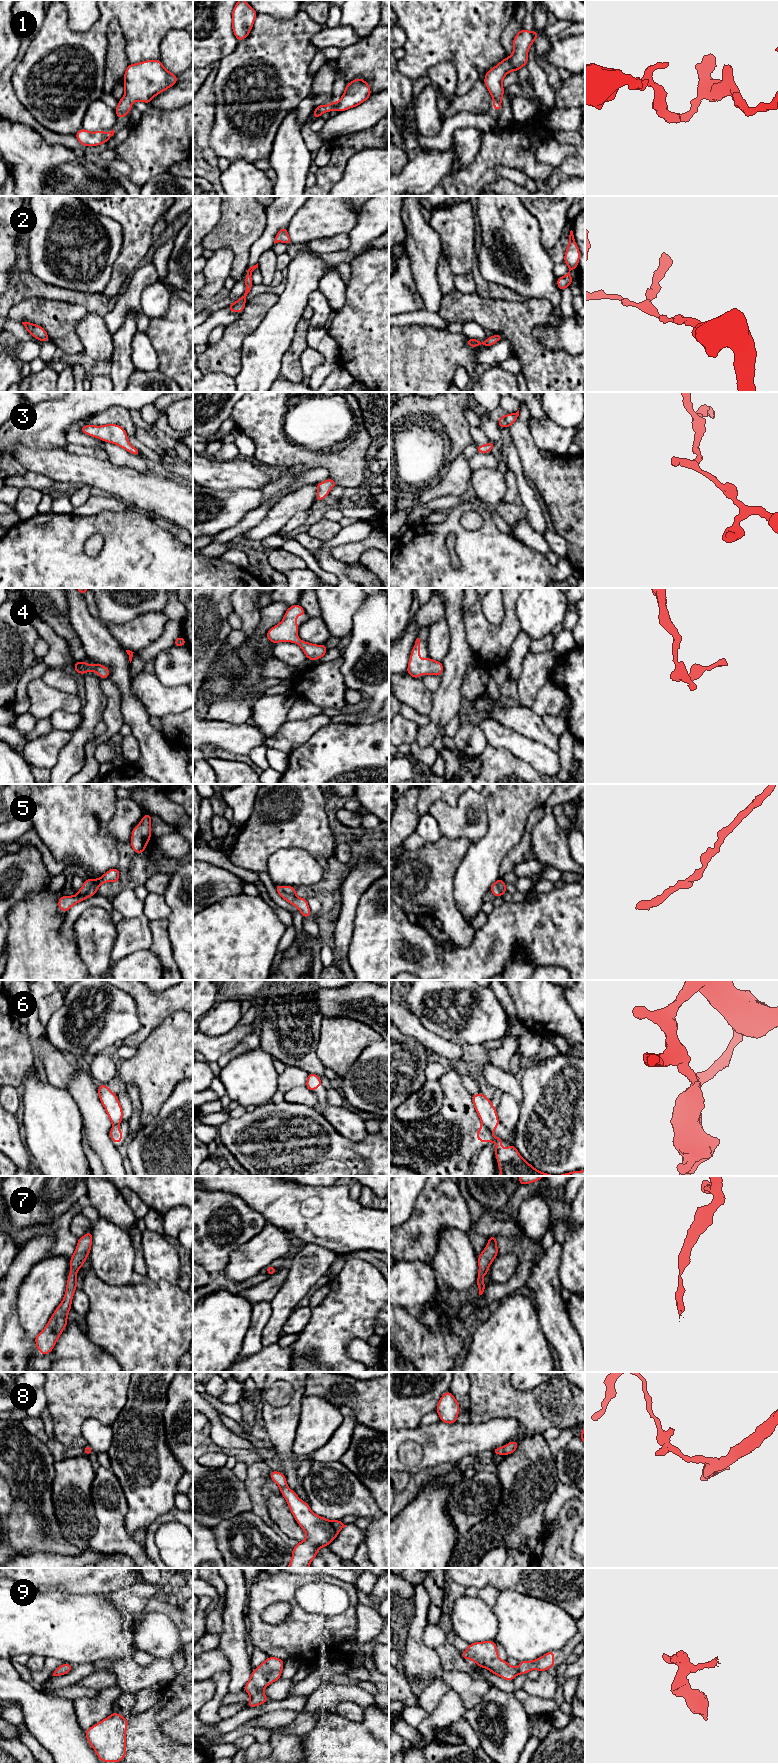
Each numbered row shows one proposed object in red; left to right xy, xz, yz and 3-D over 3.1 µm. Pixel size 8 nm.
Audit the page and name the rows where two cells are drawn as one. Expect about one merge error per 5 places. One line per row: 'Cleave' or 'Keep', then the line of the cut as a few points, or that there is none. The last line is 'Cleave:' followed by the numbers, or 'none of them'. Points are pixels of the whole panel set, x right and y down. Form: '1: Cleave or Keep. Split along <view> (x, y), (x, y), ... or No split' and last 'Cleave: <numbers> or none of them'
1: Keep. No split
2: Keep. No split
3: Keep. No split
4: Keep. No split
5: Keep. No split
6: Cleave. Split along yz (482, 1123), (489, 1131)
7: Keep. No split
8: Keep. No split
9: Keep. No split
Cleave: 6

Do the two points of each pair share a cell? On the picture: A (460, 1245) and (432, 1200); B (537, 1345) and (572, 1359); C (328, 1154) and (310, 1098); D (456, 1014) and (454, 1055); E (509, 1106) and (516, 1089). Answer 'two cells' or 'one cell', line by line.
A: two cells
B: two cells
C: two cells
D: two cells
E: two cells

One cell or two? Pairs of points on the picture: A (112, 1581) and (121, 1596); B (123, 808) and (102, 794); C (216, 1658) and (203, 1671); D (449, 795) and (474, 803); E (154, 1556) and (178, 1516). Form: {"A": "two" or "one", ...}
{"A": "two", "B": "two", "C": "one", "D": "two", "E": "one"}

